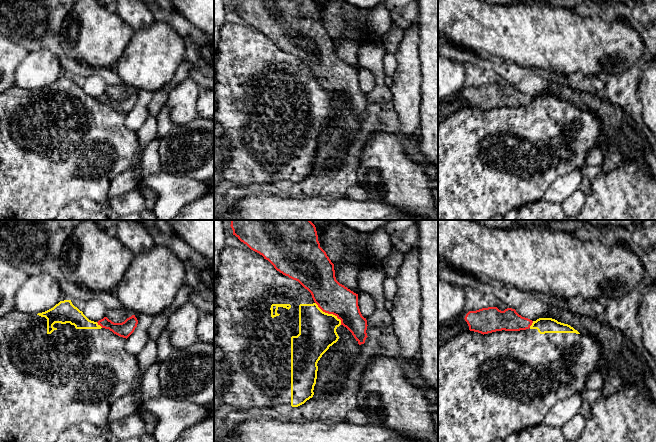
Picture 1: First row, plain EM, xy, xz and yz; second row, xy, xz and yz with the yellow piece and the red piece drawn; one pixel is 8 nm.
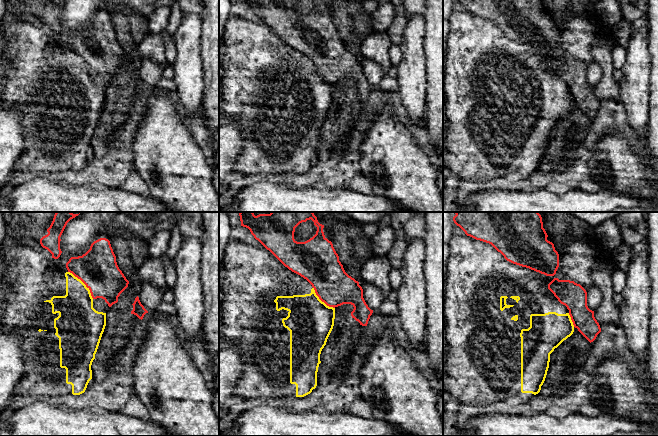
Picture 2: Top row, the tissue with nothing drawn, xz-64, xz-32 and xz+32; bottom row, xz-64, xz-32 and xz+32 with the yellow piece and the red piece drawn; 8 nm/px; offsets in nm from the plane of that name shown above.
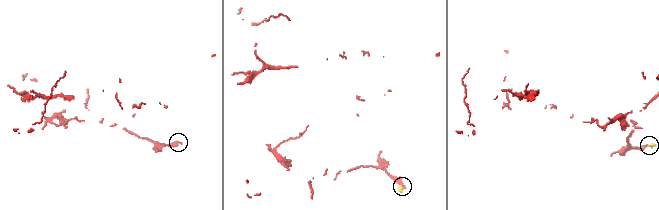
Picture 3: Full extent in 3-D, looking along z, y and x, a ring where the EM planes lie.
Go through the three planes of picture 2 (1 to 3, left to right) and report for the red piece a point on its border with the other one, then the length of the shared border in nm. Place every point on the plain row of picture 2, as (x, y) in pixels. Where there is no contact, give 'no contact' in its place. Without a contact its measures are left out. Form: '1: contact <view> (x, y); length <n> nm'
1: contact xz-64 (83, 59); length 300 nm
2: contact xz-32 (320, 76); length 240 nm
3: contact xz+32 (571, 96); length 120 nm

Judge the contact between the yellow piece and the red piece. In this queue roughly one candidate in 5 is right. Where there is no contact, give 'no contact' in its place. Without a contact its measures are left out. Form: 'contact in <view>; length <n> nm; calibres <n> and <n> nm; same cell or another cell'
contact in xz; length 280 nm; calibres 300 and 260 nm; another cell

